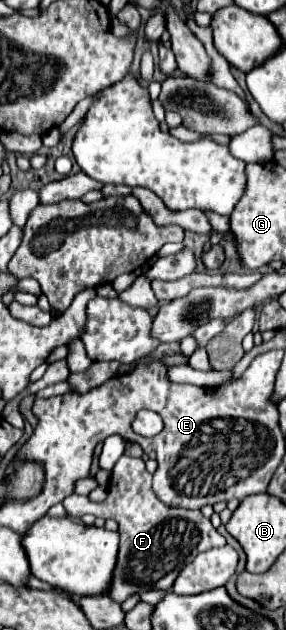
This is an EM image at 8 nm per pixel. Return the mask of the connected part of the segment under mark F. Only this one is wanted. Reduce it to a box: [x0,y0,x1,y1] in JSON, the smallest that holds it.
[64,455,226,603]

